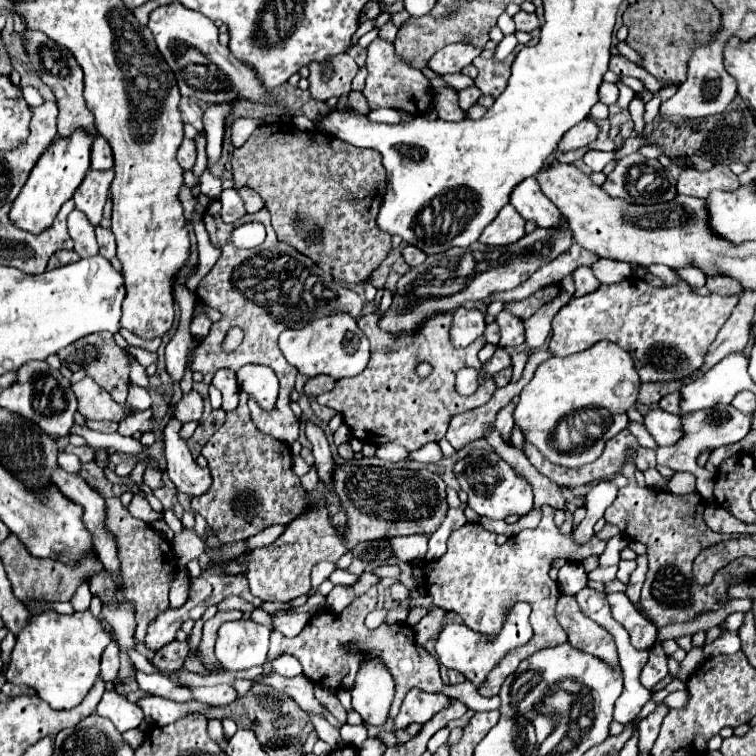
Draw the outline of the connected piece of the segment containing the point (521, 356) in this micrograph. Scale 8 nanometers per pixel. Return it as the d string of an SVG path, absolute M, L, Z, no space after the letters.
M529 352L514 353L512 355L513 362L513 380L519 380L521 378L521 372L523 372L527 358L529 358Z

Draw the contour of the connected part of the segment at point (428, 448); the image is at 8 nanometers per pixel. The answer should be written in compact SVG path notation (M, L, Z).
M429 442L421 450L411 452L409 458L417 460L417 462L439 462L443 458L443 454L441 454L441 448L439 448L437 442Z

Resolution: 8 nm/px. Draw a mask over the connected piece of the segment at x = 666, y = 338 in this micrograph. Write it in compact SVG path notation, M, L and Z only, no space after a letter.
M631 276L617 284L601 284L599 290L575 298L561 308L553 318L549 350L555 356L571 356L591 348L595 342L609 340L631 354L641 382L685 382L703 368L703 358L737 300L737 296L693 294L687 282L655 288Z

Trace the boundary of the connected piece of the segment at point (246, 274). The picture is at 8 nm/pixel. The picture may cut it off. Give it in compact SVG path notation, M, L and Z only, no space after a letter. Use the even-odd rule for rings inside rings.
M215 200L205 210L203 222L211 236L211 242L215 246L219 246L223 250L223 254L221 254L219 262L211 268L211 272L201 280L201 284L197 288L197 296L203 304L219 310L223 316L217 324L211 326L211 332L201 340L201 344L197 344L193 360L191 360L191 370L207 374L207 372L215 372L219 368L229 368L229 370L237 372L245 364L269 366L277 374L279 390L281 390L279 398L275 402L275 410L263 410L255 402L255 398L249 400L249 410L251 410L255 426L261 432L267 432L275 438L281 438L287 444L293 444L299 434L299 424L289 406L289 394L295 388L297 370L291 368L289 362L285 360L283 352L277 346L277 338L287 328L303 328L307 322L323 318L323 316L347 312L357 318L363 308L361 296L345 286L339 286L311 258L303 256L293 246L277 240L265 208L257 214L245 214L235 224L225 224L221 220L221 202ZM247 222L261 222L267 228L267 238L257 248L239 250L237 246L231 244L231 230L235 230L237 226L247 224ZM235 326L243 330L243 334L245 334L243 342L239 344L237 350L225 352L223 340L225 340L229 328L235 328Z

